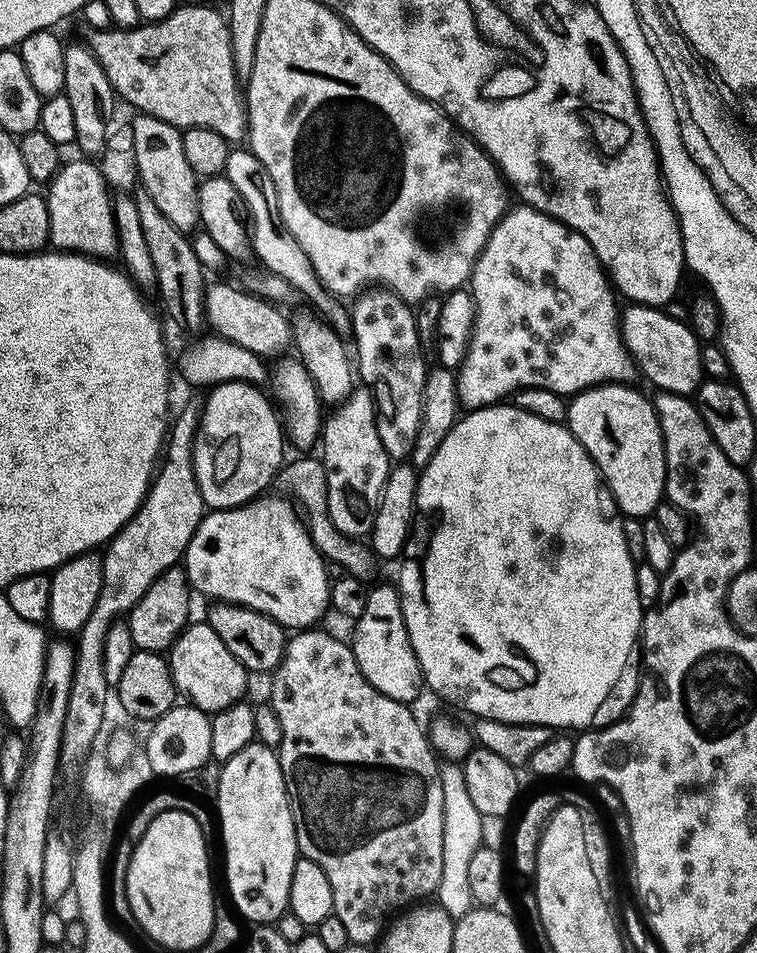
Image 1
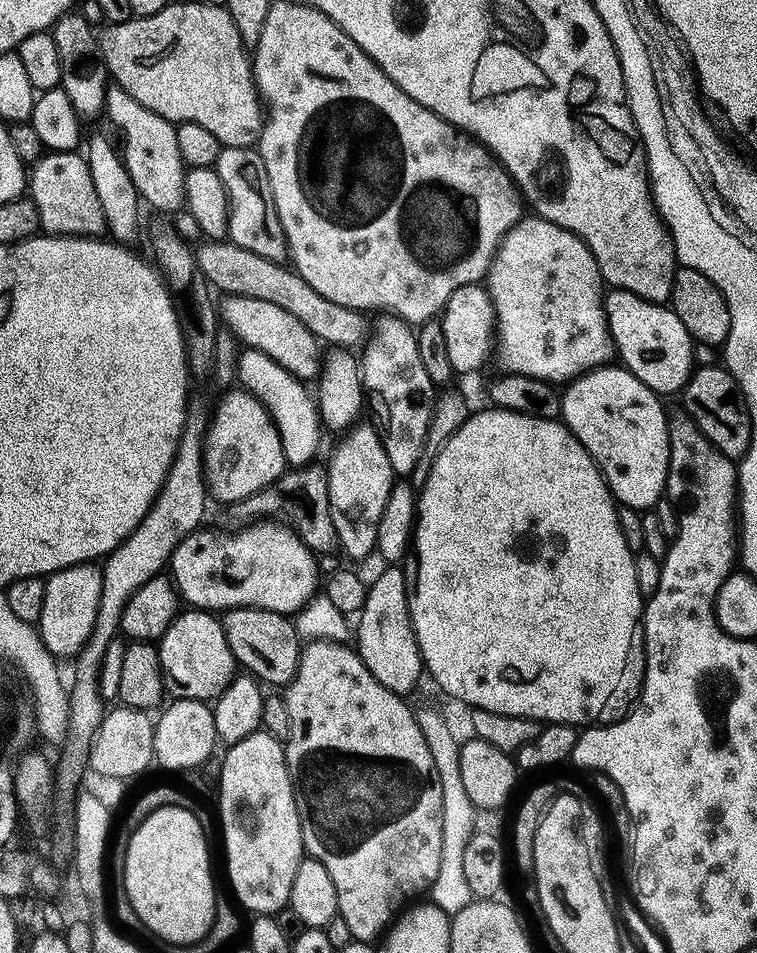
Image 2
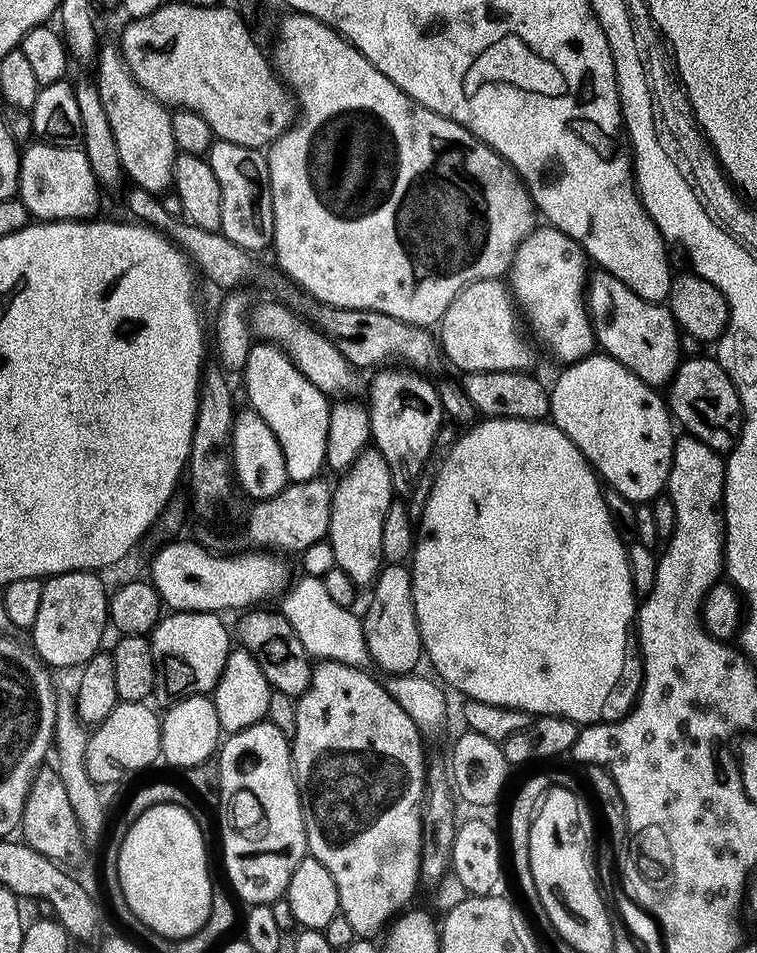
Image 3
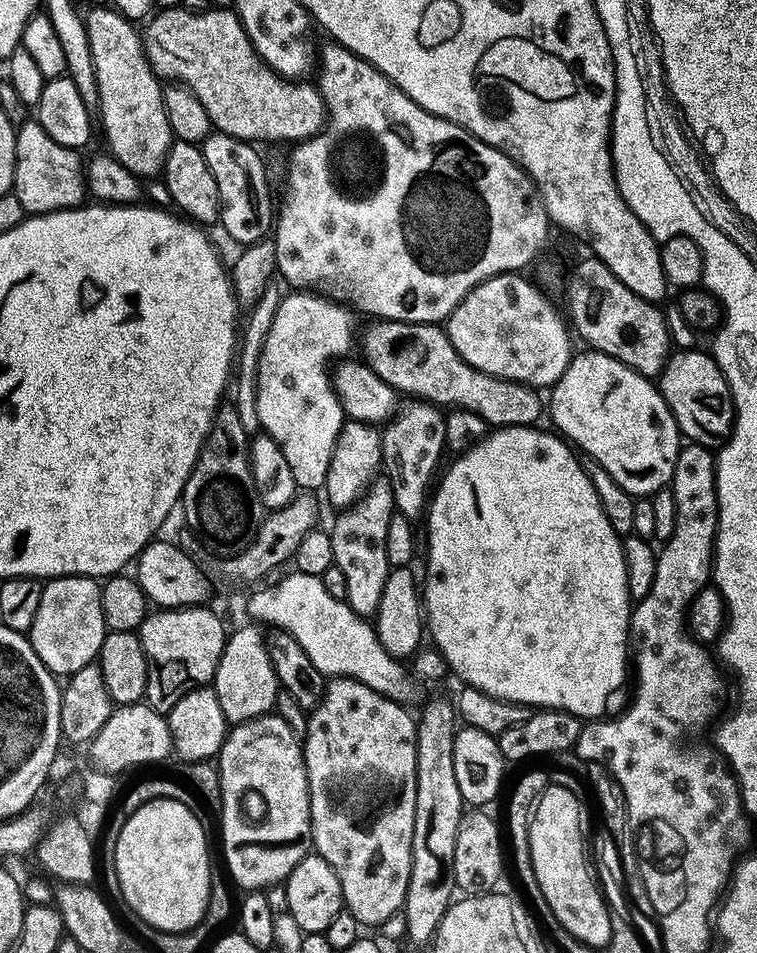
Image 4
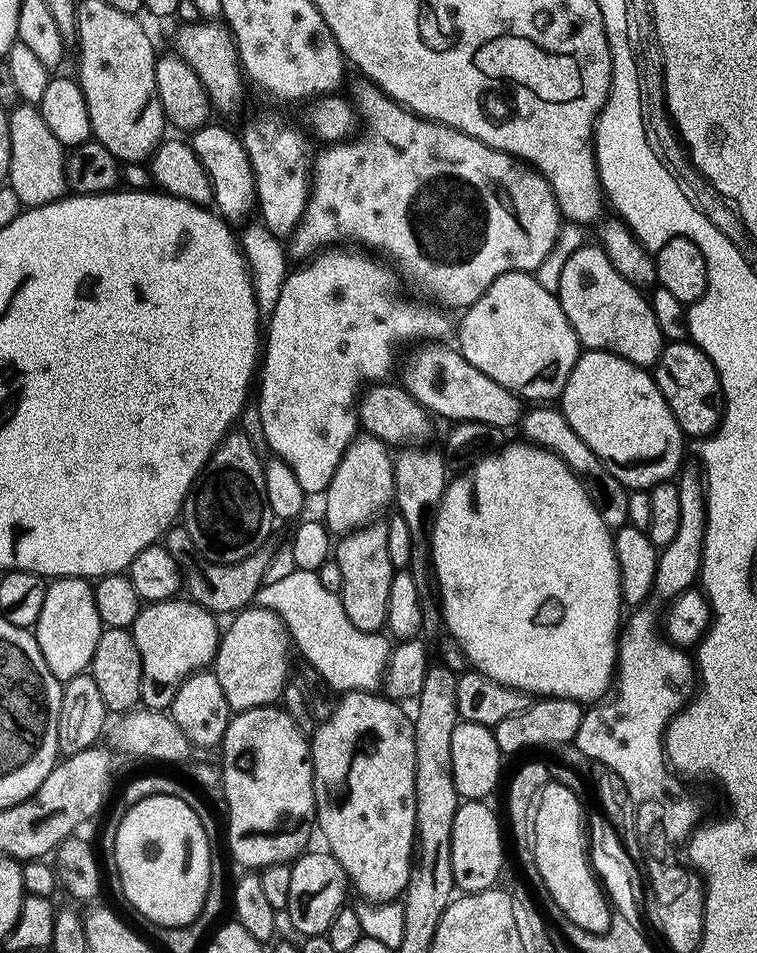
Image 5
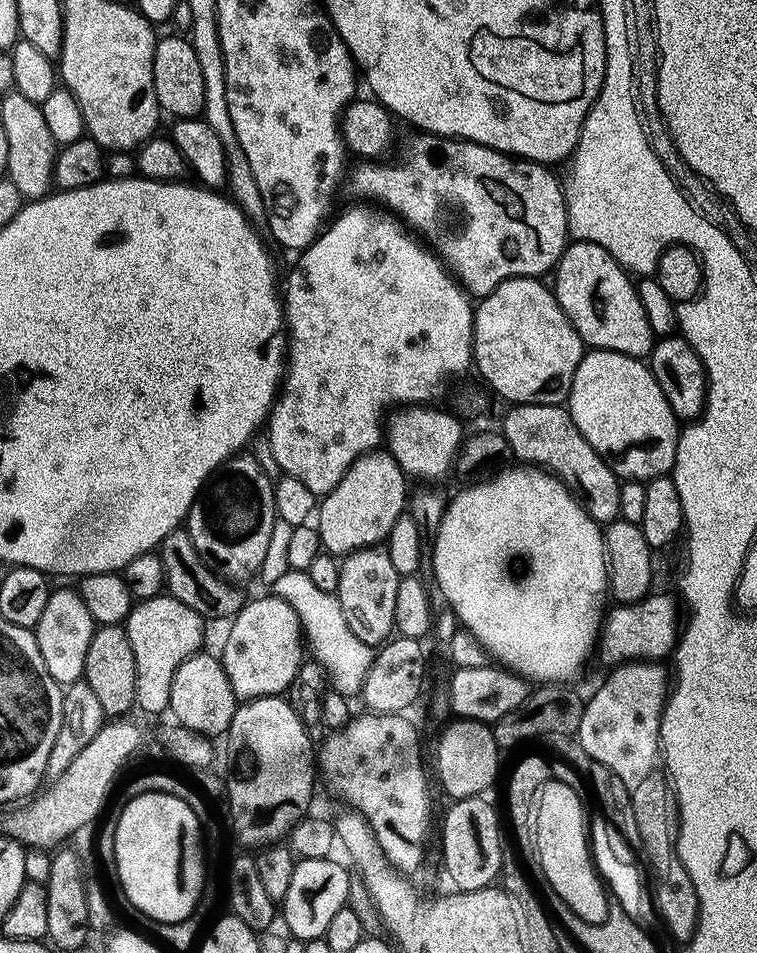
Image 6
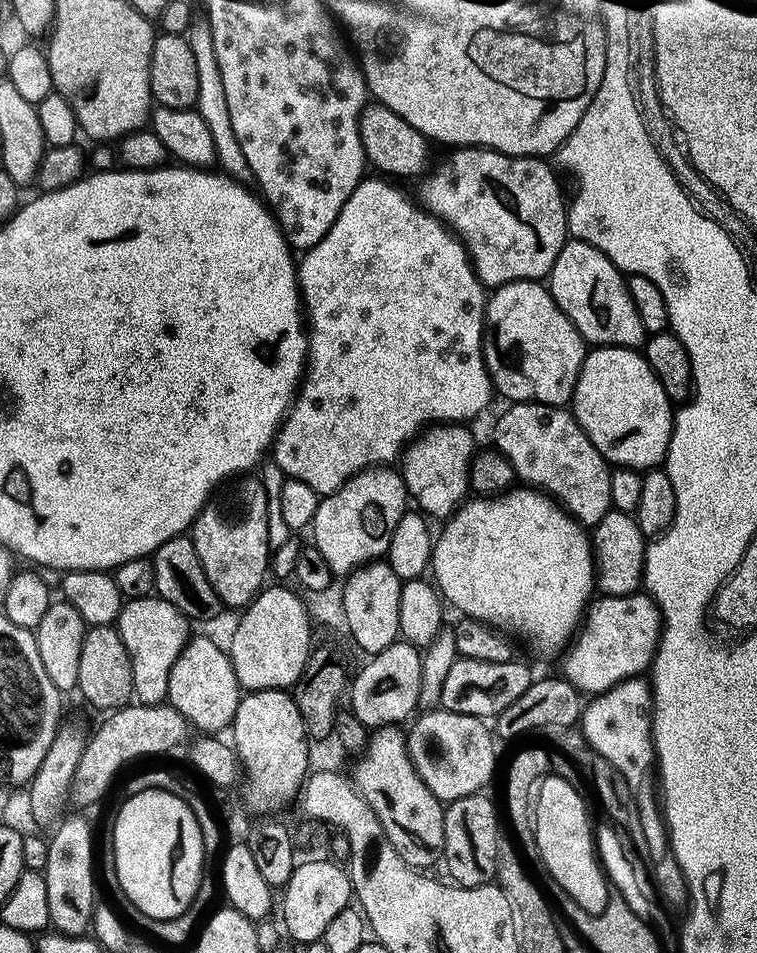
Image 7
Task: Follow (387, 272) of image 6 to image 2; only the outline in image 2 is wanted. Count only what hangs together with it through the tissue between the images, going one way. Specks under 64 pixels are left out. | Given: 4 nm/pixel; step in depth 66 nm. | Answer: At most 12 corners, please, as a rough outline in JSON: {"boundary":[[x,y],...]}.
{"boundary":[[239,353],[239,387],[280,431],[285,461],[317,459],[322,425],[313,393],[274,358]]}

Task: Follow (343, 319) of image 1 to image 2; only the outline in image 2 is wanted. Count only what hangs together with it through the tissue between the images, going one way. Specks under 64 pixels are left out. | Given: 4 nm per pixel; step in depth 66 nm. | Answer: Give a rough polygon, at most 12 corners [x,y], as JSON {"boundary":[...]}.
{"boundary":[[221,147],[228,235],[281,262],[288,243],[259,151]]}

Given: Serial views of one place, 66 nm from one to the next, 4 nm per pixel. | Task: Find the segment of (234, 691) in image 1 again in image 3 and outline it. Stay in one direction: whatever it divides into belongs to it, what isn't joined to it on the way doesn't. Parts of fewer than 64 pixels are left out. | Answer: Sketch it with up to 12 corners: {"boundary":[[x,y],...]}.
{"boundary":[[214,612],[152,627],[154,700],[216,689],[230,628]]}

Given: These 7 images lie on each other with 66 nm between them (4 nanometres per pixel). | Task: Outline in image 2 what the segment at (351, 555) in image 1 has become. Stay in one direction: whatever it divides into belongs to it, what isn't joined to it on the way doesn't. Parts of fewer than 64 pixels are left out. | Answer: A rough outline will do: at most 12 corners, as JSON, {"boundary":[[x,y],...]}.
{"boundary":[[319,463],[223,509],[219,527],[283,522],[314,554],[338,545]]}

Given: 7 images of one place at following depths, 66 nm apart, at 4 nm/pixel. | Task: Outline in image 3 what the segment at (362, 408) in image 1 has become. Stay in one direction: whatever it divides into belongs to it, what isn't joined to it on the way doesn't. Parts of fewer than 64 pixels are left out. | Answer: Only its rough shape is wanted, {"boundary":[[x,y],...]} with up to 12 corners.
{"boundary":[[369,446],[332,488],[326,541],[350,582],[382,567],[394,502],[390,467]]}

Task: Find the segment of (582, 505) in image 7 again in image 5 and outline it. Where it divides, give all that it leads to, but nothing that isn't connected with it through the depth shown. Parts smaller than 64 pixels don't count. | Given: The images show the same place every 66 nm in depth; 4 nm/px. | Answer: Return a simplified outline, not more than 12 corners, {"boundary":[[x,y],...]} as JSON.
{"boundary":[[529,407],[518,432],[558,454],[609,530],[628,523],[629,489],[574,434],[559,407]]}

